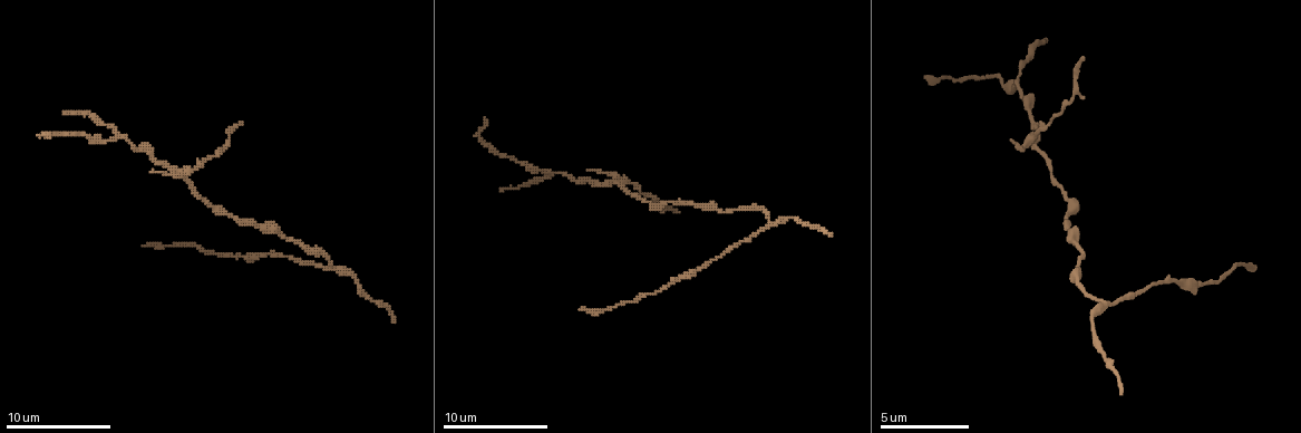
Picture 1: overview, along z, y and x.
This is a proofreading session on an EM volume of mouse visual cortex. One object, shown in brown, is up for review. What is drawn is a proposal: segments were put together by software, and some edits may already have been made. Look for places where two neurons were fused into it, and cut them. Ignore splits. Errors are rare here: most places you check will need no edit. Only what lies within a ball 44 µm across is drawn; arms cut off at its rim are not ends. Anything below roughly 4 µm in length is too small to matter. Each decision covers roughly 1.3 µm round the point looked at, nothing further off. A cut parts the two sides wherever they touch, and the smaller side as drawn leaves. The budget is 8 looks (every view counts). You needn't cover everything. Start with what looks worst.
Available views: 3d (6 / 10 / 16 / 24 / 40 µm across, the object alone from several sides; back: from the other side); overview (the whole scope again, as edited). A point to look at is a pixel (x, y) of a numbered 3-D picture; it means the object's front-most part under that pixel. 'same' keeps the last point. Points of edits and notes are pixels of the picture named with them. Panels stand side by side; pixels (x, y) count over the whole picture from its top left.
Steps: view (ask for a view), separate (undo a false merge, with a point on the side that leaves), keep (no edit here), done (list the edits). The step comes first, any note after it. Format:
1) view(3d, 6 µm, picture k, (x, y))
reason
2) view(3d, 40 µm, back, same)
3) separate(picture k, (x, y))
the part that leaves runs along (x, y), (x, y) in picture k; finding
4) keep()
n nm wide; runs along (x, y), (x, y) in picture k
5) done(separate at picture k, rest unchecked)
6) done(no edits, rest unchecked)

view(3d, 10 µm, picture 1, (180, 171))
four arms meet

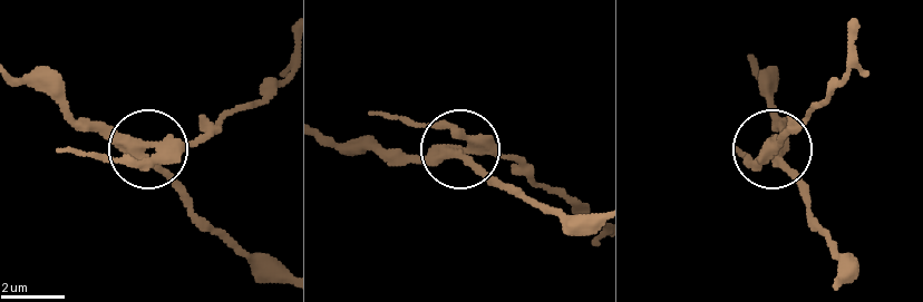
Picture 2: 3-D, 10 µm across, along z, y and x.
view(3d, 10 µm, back, picture 2, (466, 148))

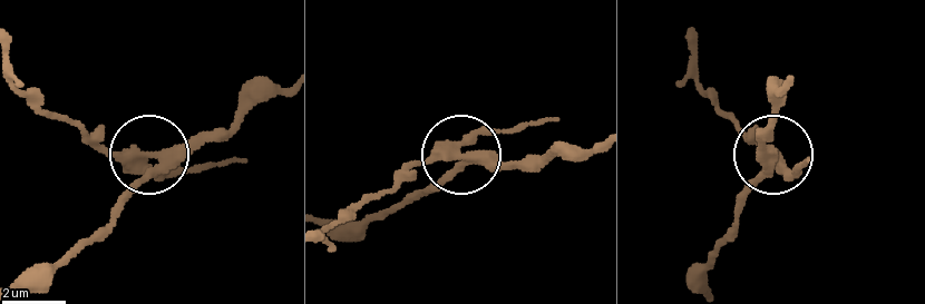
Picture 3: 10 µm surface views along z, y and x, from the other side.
separate(picture 3, (203, 168))
370 nm wide; the part that leaves runs along (162, 155), (109, 152), (37, 106), (13, 75) in picture 3; a second neuron is stuck on

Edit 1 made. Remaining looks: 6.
view(3d, 16 µm, picture 1, (115, 134))
a fork

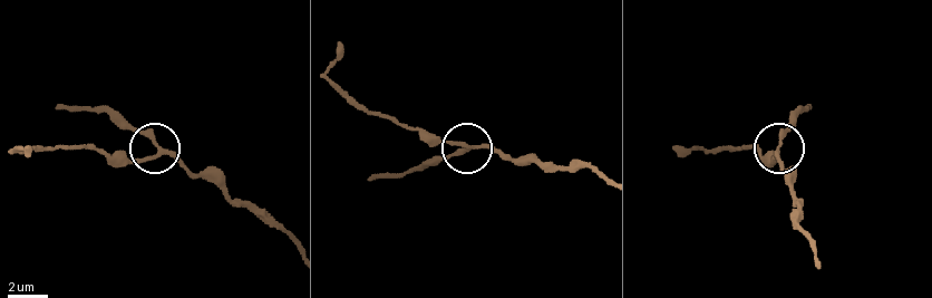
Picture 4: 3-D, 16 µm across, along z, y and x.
view(3d, 6 µm, picture 4, (159, 151))
zoom in

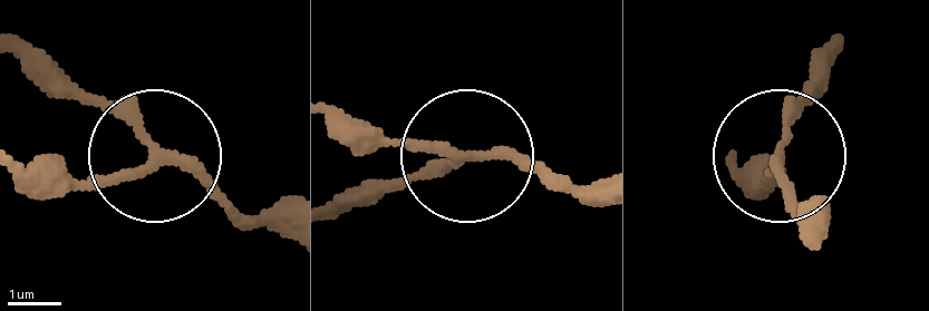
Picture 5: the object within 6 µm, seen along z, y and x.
separate(picture 5, (89, 104))
the part that leaves runs along (145, 148), (106, 109), (26, 74) in picture 5; a second neuron is stuck on

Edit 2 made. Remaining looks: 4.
view(3d, 16 µm, picture 1, (332, 268))
three arms meet

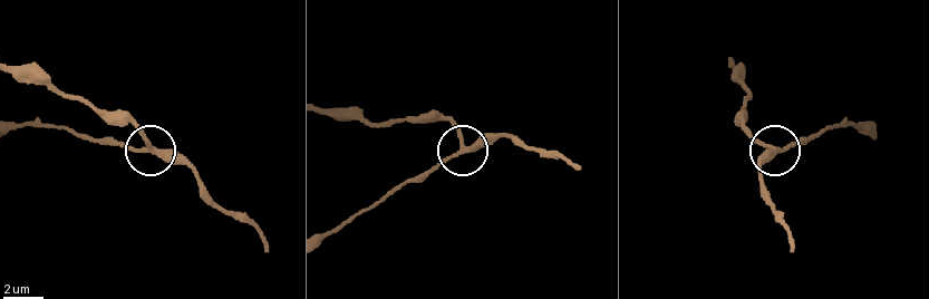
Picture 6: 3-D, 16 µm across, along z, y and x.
keep()
3 arms; runs along (36, 83), (118, 115), (151, 146), (192, 163) in picture 6; continuous, no second neuron

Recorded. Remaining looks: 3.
view(3d, 10 µm, picture 1, (714, 204))

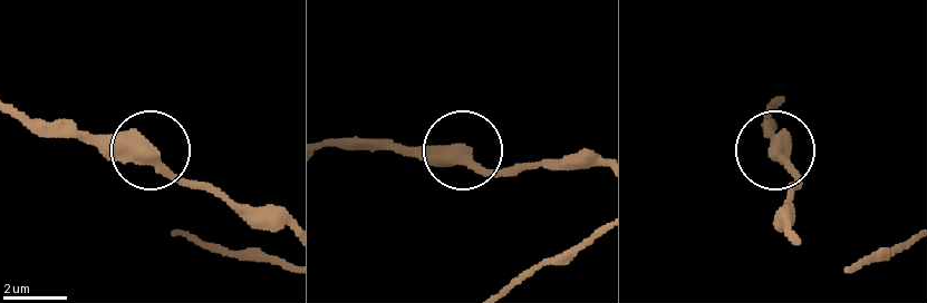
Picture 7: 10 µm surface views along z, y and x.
keep()
400 nm wide; runs along (448, 157), (515, 174) in picture 7; all the same neuron

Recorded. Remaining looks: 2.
done(separate at picture 3, separate at picture 5, rest unchecked)

